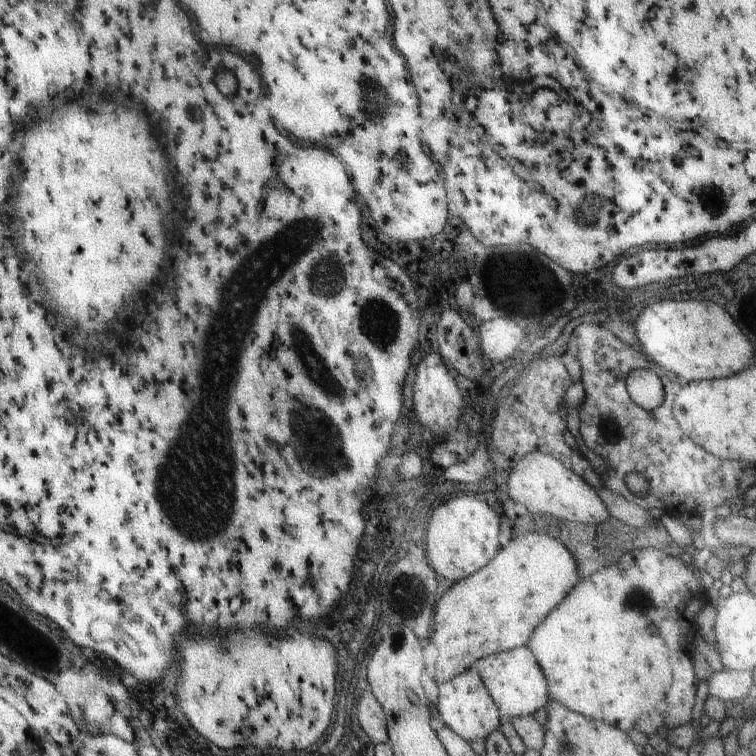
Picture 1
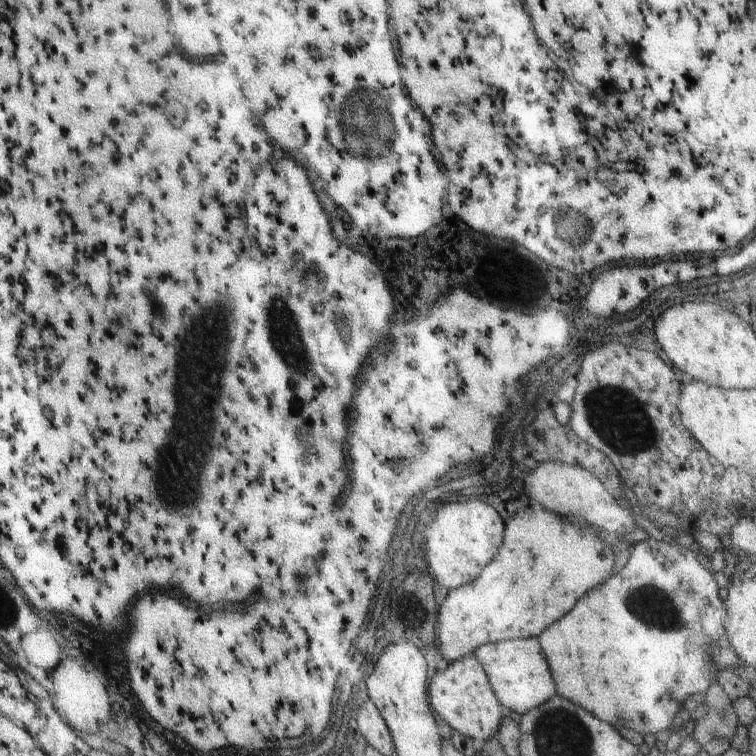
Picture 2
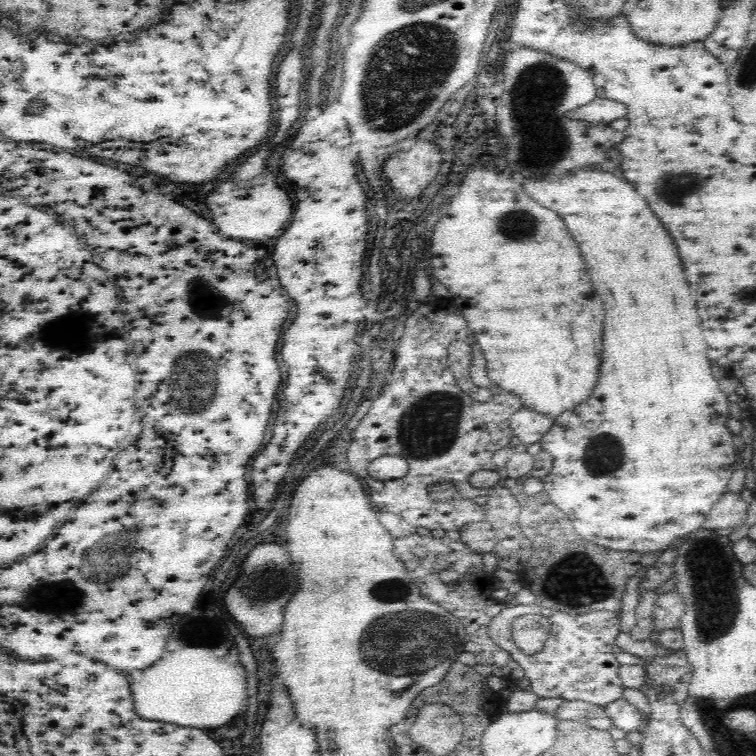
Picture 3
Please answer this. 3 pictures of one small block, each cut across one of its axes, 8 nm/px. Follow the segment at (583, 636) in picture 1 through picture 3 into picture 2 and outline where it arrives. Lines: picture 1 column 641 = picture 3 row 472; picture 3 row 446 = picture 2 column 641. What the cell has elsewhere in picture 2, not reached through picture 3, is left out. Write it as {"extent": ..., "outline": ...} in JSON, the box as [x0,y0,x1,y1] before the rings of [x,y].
{"extent":[537,532,747,735],"outline":[[[650,532],[645,537],[640,537],[635,539],[635,544],[630,548],[629,556],[625,561],[625,564],[621,567],[619,572],[615,574],[609,575],[609,578],[603,582],[603,584],[599,584],[599,588],[593,588],[591,592],[587,592],[587,596],[583,596],[583,598],[579,598],[575,604],[573,604],[573,608],[567,612],[567,614],[563,614],[559,620],[555,620],[555,624],[551,624],[551,626],[547,626],[547,630],[543,630],[539,636],[537,636],[537,642],[539,642],[539,646],[541,646],[541,652],[543,652],[543,656],[545,657],[547,666],[549,667],[551,678],[553,679],[553,684],[555,684],[555,692],[559,694],[559,696],[563,696],[563,698],[567,698],[567,700],[571,700],[571,702],[575,702],[575,704],[579,704],[583,710],[587,710],[587,712],[591,712],[591,716],[595,716],[595,718],[599,718],[599,720],[605,720],[605,722],[609,722],[611,726],[615,726],[615,728],[619,728],[623,726],[625,728],[631,728],[635,732],[638,732],[641,735],[644,734],[655,734],[655,732],[659,732],[659,730],[663,730],[665,728],[670,728],[671,724],[673,724],[673,718],[676,715],[683,714],[683,701],[687,696],[691,696],[691,694],[695,694],[697,692],[705,692],[707,687],[710,686],[711,680],[713,680],[715,673],[718,670],[727,670],[729,669],[731,672],[733,671],[733,667],[735,664],[743,663],[747,665],[745,661],[740,661],[739,657],[734,653],[734,650],[729,646],[728,640],[725,638],[724,633],[724,616],[725,609],[722,601],[717,597],[718,587],[715,584],[715,580],[713,579],[712,571],[703,567],[696,559],[694,554],[694,548],[683,548],[681,545],[677,545],[674,541],[670,539],[666,539],[663,537],[659,537],[655,535],[653,532]]]}

